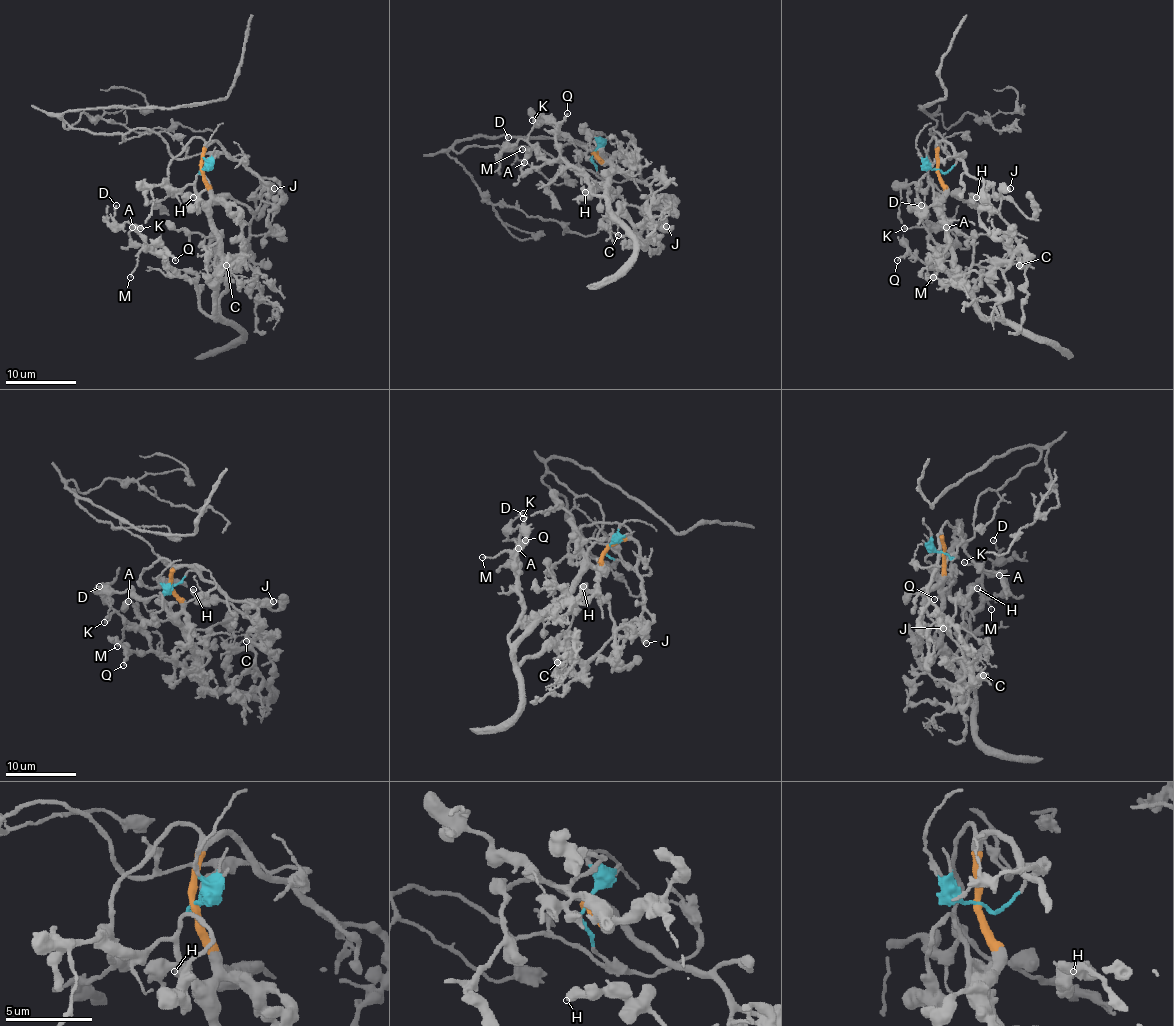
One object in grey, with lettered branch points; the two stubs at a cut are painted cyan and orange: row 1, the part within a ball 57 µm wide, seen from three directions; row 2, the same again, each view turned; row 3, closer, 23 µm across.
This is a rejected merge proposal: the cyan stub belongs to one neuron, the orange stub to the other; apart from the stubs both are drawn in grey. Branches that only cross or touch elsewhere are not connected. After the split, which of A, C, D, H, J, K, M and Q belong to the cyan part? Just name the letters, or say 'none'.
none

